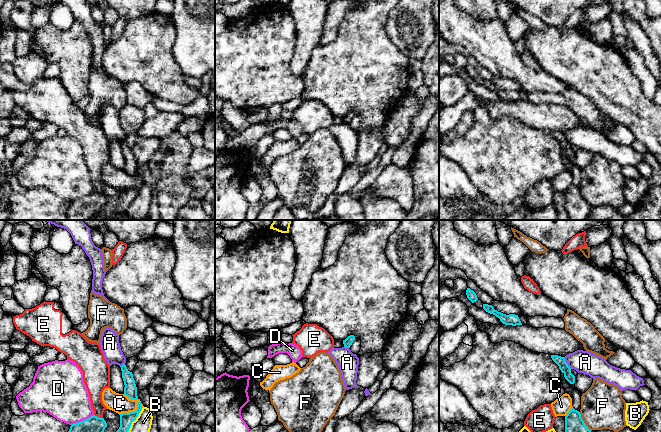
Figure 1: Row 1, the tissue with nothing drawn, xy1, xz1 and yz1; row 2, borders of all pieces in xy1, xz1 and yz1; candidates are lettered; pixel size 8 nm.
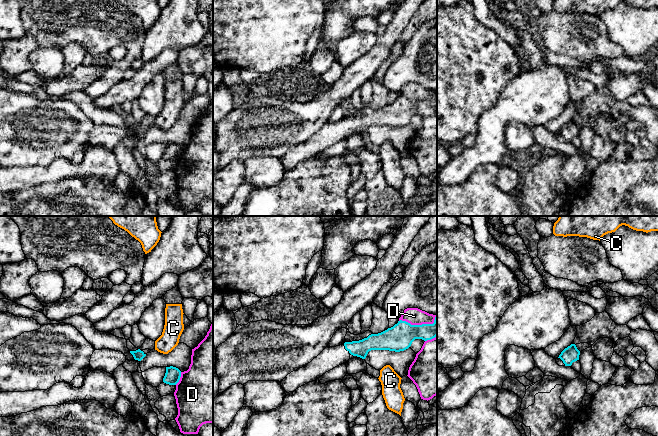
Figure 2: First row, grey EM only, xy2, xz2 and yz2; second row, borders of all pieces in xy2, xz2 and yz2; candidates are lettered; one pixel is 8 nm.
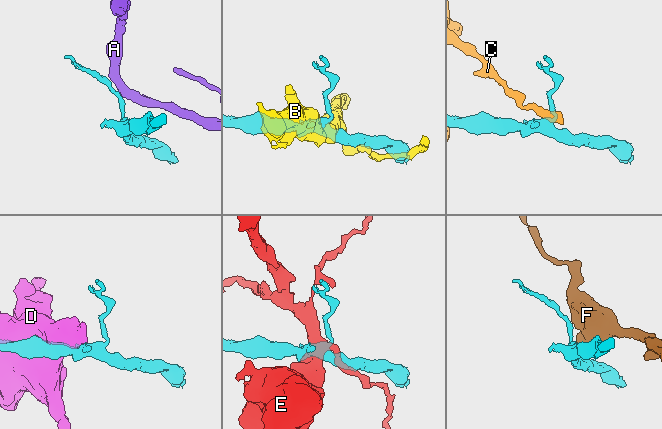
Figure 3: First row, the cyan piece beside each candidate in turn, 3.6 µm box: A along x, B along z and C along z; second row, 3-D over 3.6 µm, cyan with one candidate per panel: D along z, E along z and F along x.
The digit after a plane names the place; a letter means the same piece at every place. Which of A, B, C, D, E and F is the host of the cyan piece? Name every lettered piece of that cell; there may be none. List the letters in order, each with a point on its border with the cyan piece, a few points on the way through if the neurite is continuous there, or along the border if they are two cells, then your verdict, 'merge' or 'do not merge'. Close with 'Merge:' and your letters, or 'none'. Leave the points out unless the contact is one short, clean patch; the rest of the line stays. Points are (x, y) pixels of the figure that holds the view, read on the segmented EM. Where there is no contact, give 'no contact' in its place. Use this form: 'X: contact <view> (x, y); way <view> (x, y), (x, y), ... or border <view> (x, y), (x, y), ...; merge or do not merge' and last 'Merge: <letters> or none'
A: contact yz1 (566, 363); border yz1 (563, 357), (571, 368); do not merge
B: contact xy1 (135, 419); do not merge
C: contact xy1 (131, 412); border xy1 (140, 401), (133, 411), (119, 414); do not merge
D: contact xz2 (419, 325); do not merge
E: contact xy1 (98, 417); border xy1 (94, 414), (102, 418); do not merge
F: contact yz1 (583, 421); border yz1 (579, 412), (583, 422), (591, 430); do not merge
Merge: none

